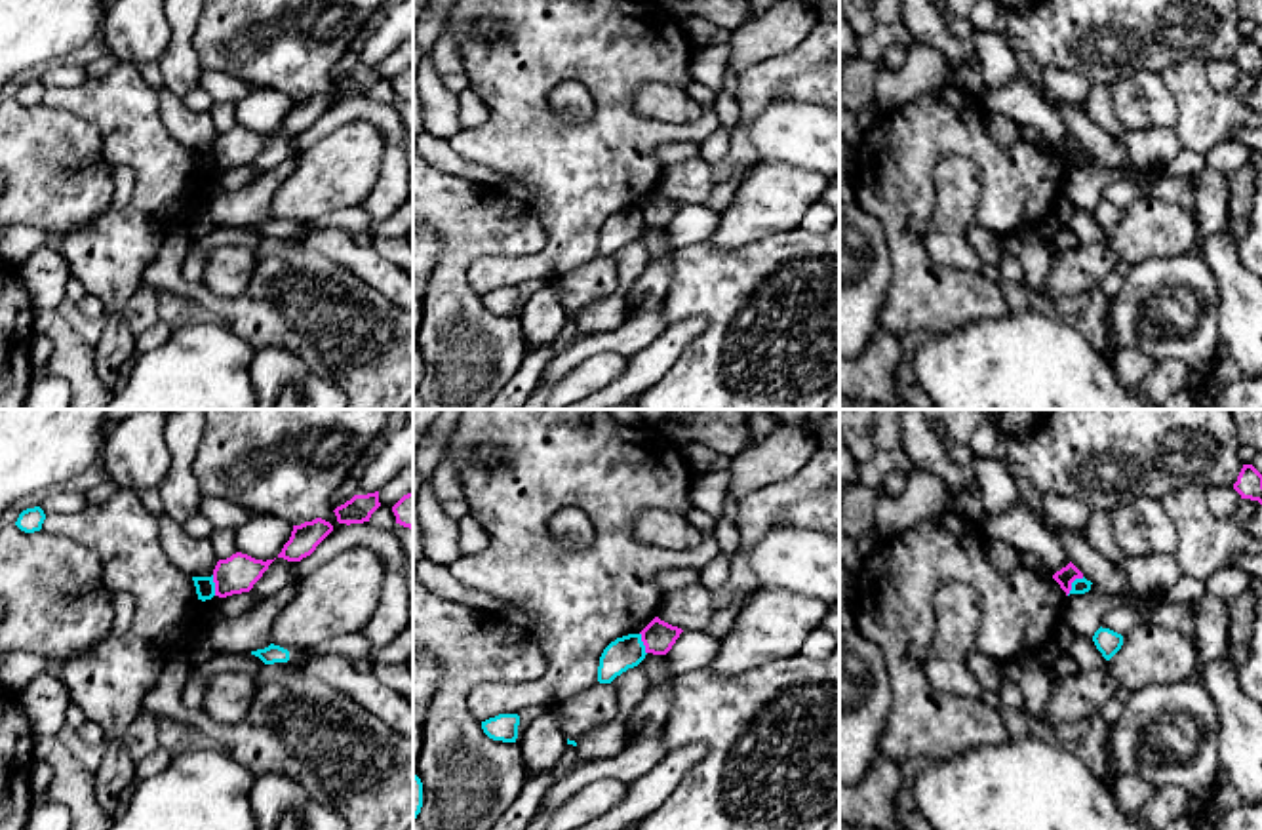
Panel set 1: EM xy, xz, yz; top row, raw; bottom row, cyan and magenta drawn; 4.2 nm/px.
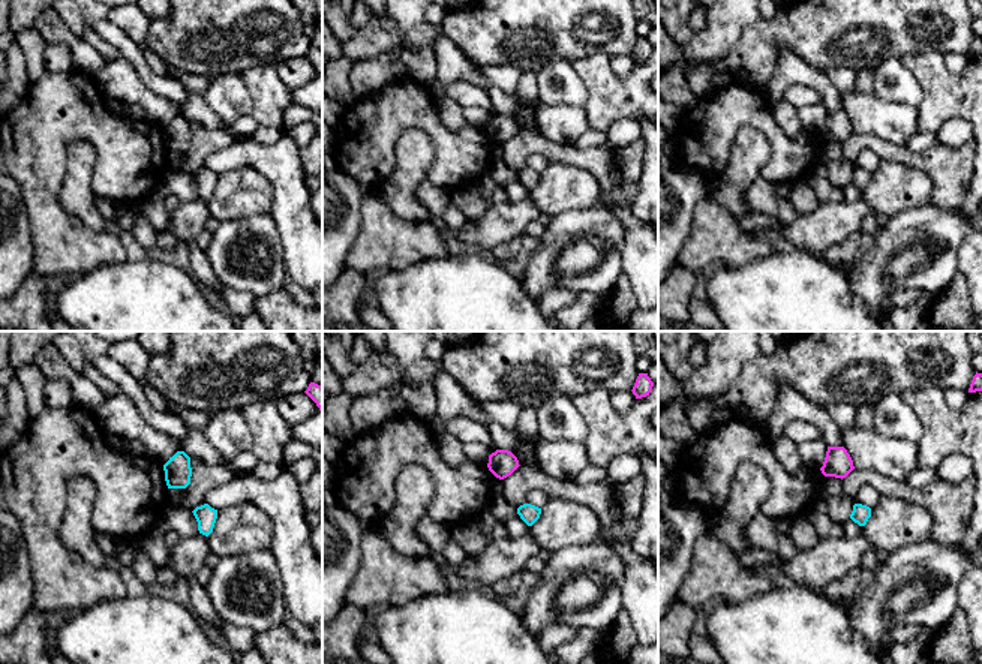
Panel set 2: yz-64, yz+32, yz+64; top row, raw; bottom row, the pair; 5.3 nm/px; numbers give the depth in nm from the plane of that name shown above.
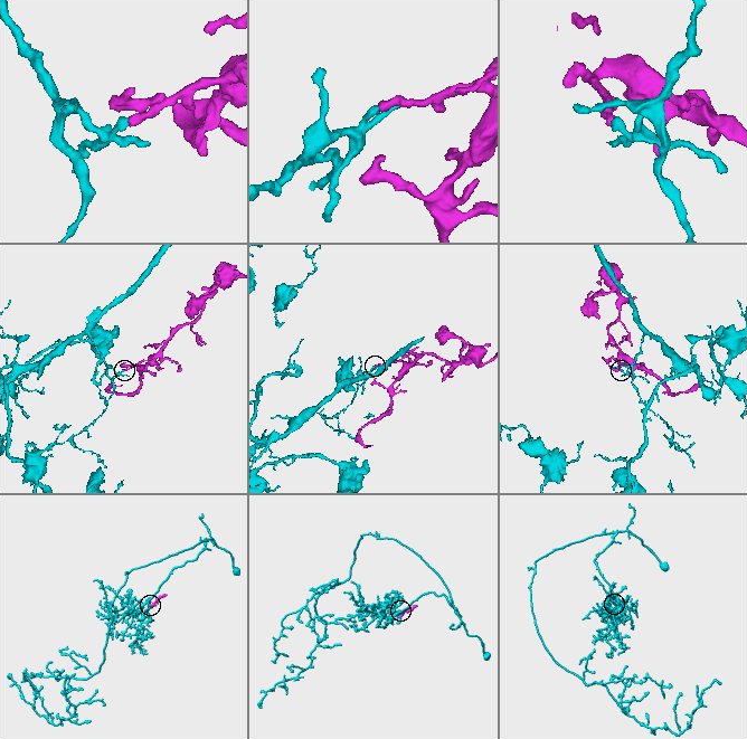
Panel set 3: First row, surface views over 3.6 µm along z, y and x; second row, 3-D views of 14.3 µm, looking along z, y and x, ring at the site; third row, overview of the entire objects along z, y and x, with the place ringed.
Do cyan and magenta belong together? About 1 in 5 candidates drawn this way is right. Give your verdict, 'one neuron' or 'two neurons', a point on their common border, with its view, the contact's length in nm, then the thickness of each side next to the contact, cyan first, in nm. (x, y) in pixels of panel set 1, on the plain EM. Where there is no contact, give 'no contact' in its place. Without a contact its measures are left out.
two neurons | yz (1072, 157) | 110 nm | 60/80 nm

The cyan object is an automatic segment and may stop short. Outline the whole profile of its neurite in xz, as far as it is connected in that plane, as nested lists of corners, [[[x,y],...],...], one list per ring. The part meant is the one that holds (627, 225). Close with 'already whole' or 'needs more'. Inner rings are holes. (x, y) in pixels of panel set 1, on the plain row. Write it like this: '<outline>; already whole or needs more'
[[[628,208],[611,215],[601,230],[598,240],[598,255],[611,257],[617,249],[628,242],[638,240],[645,232],[645,219],[641,208]]]; already whole

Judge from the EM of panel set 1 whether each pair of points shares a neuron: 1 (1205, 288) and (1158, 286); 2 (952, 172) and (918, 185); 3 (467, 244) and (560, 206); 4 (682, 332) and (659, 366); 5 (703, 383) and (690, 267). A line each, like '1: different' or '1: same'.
1: same
2: different
3: different
4: same
5: same

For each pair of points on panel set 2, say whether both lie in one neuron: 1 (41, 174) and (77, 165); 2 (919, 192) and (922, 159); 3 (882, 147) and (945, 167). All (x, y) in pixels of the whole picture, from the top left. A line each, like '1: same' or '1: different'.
1: different
2: different
3: same

